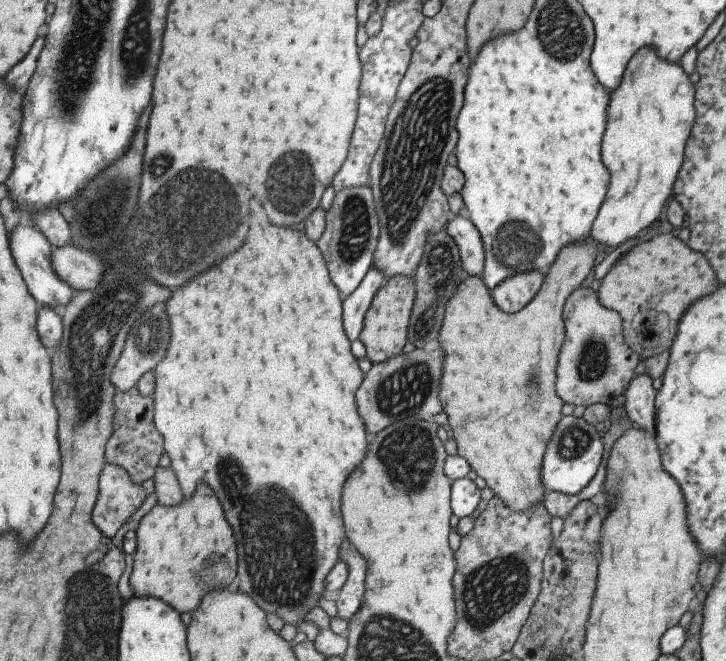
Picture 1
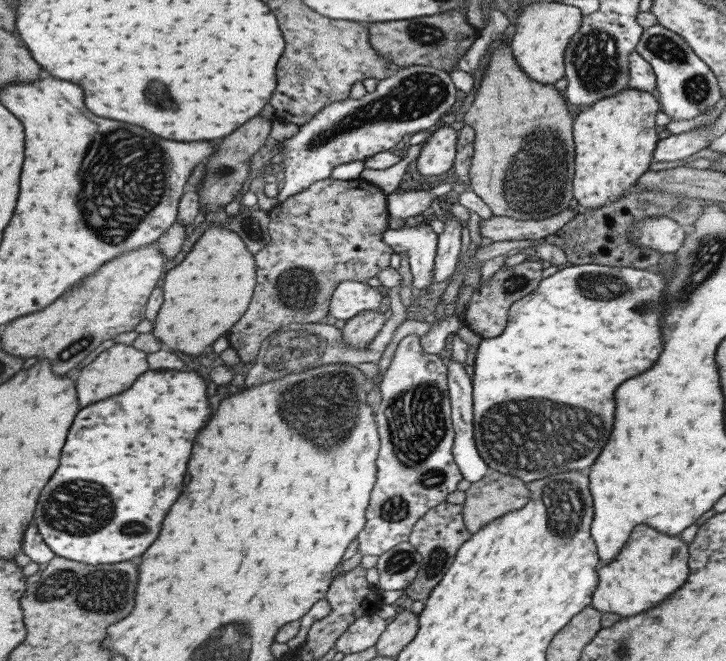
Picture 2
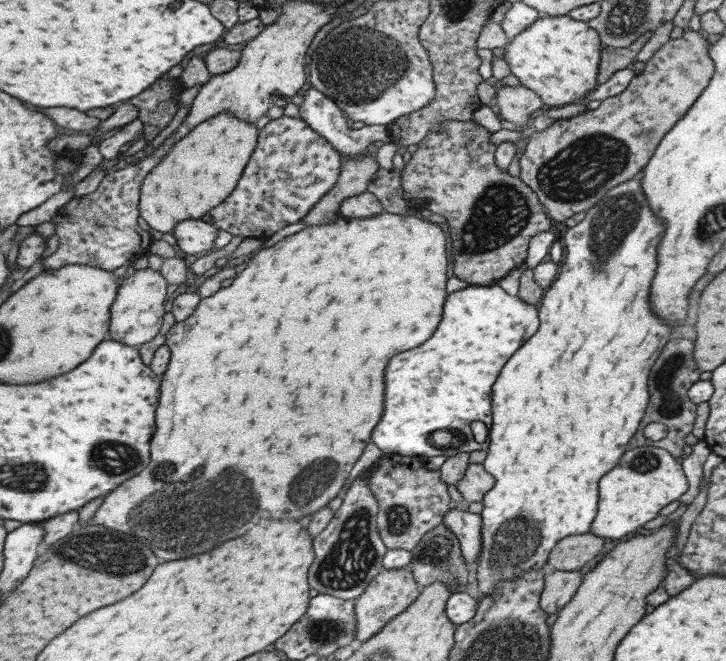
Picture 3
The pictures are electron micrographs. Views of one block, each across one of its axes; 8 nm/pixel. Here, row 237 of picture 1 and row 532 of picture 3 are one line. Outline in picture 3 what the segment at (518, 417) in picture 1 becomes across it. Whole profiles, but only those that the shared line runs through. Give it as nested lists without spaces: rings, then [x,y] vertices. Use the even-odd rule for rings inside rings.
[[[576,534],[562,538],[552,548],[548,563],[556,571],[573,572],[580,571],[590,560],[600,556],[604,550],[604,539],[592,534]]]

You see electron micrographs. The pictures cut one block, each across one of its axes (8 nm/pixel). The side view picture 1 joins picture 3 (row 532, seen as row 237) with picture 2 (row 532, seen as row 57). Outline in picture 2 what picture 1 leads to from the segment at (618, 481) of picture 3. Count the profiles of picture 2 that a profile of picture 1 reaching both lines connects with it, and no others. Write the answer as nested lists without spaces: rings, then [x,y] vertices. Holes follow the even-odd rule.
[[[640,524],[640,528],[634,528],[632,538],[620,552],[620,558],[604,568],[598,568],[600,584],[590,606],[602,613],[614,612],[621,618],[636,616],[658,606],[662,600],[686,584],[689,545],[684,542],[682,538],[664,536],[644,524]]]

